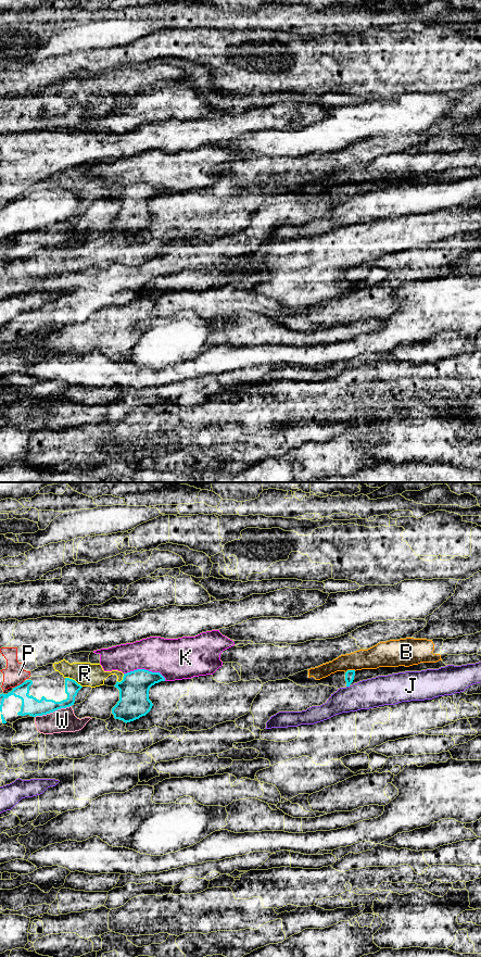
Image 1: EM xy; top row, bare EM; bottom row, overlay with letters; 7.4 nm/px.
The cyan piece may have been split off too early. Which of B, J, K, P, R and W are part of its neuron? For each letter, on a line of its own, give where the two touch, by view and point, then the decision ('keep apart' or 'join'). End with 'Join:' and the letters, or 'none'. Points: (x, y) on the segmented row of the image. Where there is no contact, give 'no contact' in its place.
B: meets cyan in xy at (350, 670); keep apart
J: meets cyan in xy at (347, 685); keep apart
K: meets cyan in xy at (144, 669); keep apart
P: meets cyan in xy at (17, 685); keep apart
R: meets cyan in xy at (74, 680); keep apart
W: meets cyan in xy at (52, 712); keep apart
Join: none

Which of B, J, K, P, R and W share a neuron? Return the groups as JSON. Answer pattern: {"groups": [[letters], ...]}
{"groups": [["B"], ["J"], ["K"], ["P"], ["R"], ["W"]]}

